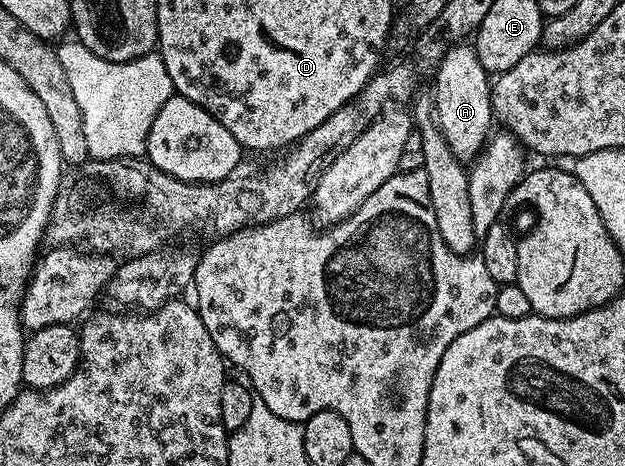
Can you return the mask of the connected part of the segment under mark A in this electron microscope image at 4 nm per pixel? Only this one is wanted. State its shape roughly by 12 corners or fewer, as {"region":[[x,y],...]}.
{"region":[[450,46],[431,94],[457,159],[495,127],[490,72],[476,46]]}

